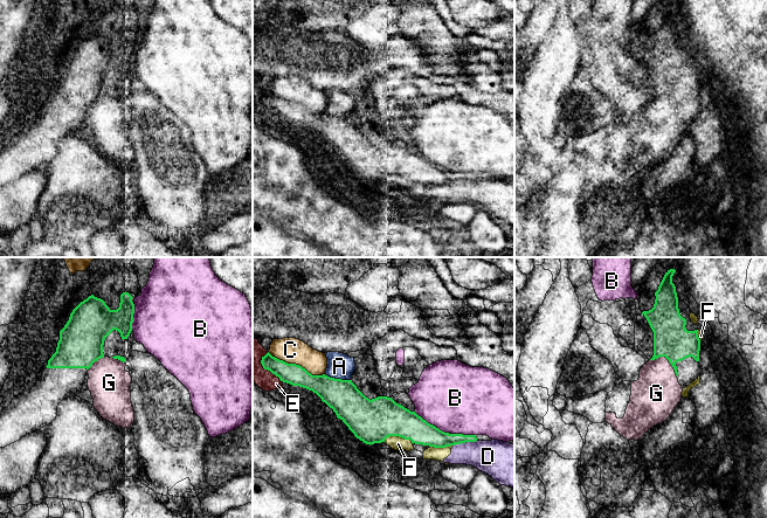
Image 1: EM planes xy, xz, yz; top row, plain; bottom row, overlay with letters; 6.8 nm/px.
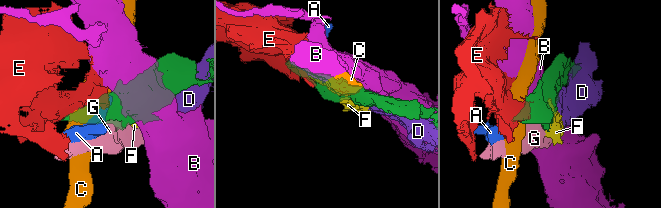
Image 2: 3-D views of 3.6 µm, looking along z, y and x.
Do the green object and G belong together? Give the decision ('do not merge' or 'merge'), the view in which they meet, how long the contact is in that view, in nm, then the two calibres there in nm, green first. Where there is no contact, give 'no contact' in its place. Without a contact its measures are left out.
do not merge | yz | 240 nm | 260/320 nm

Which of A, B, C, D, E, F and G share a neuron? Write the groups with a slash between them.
A / B / C / D F / E / G

